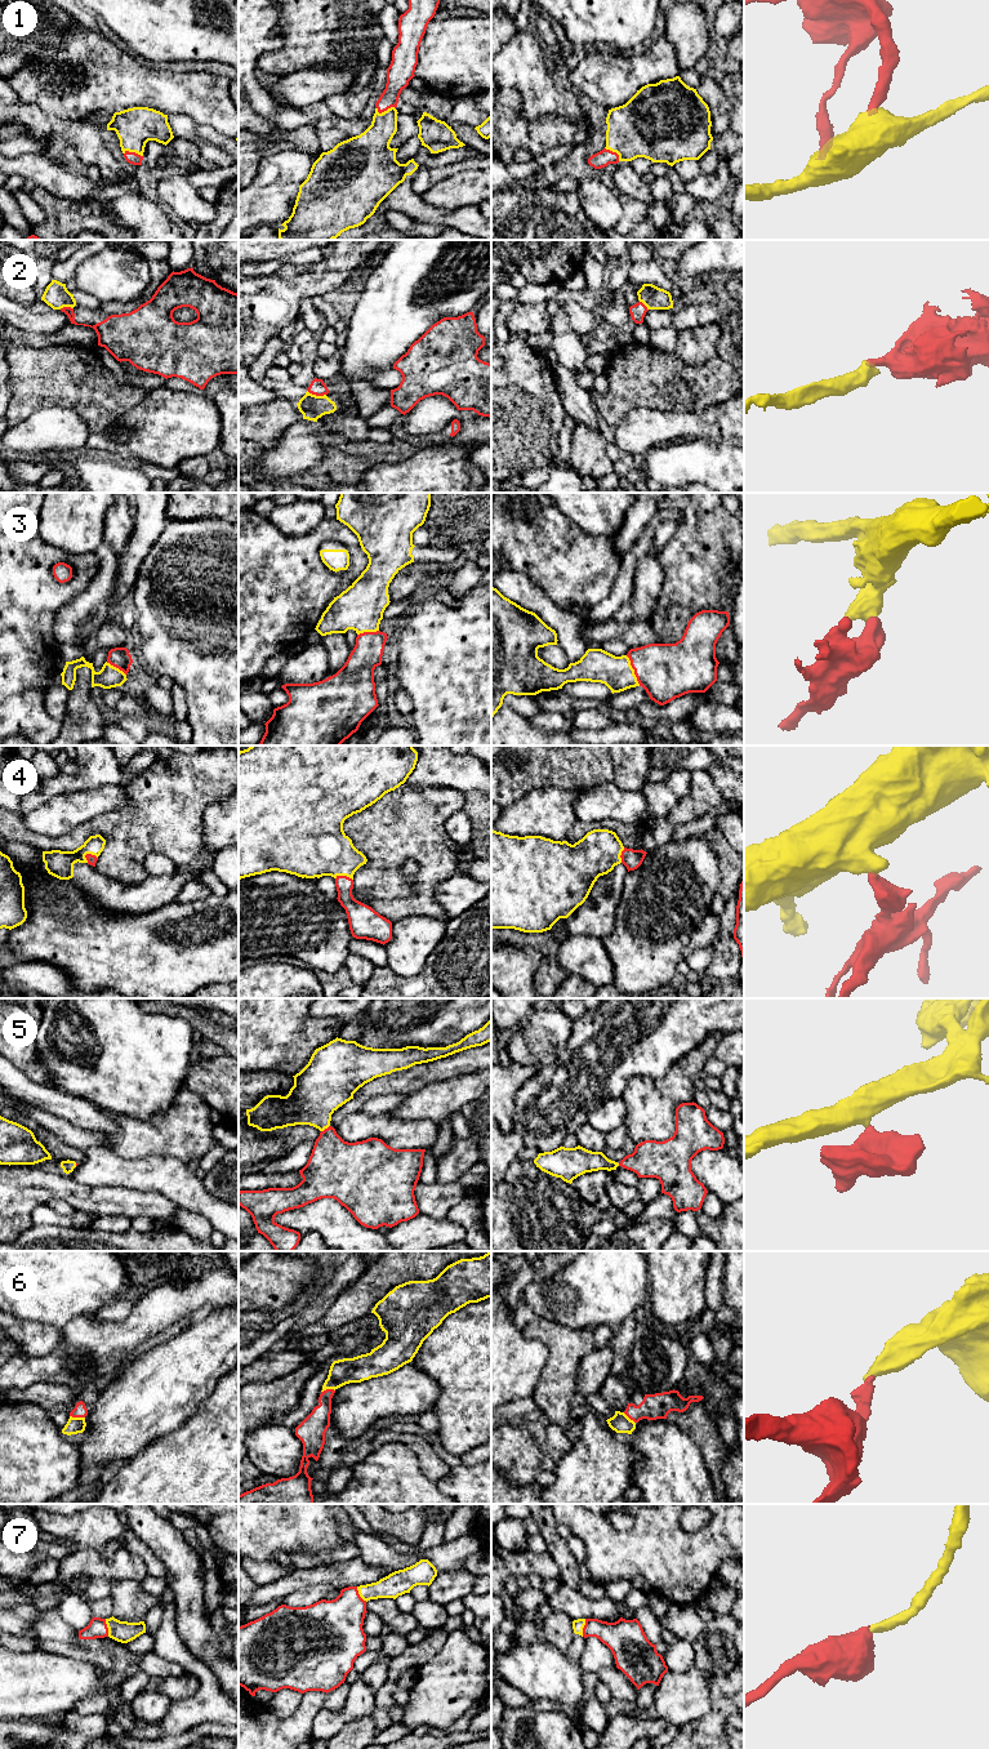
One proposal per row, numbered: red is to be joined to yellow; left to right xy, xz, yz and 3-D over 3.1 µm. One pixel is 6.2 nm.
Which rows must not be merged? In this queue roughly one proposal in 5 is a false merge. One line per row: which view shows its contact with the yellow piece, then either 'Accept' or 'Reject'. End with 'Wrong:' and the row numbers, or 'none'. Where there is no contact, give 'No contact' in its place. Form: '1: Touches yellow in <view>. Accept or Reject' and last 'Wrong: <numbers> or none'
1: Touches yellow in xz. Accept
2: Touches yellow in xz. Accept
3: Touches yellow in yz. Accept
4: Touches yellow in xy. Accept
5: Touches yellow in xz. Accept
6: Touches yellow in xy. Accept
7: Touches yellow in xy. Accept
Wrong: none

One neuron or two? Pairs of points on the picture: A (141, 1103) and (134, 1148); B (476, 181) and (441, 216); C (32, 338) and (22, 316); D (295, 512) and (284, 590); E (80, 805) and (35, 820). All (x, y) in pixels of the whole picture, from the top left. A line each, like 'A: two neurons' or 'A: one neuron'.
A: two neurons
B: two neurons
C: two neurons
D: two neurons
E: one neuron

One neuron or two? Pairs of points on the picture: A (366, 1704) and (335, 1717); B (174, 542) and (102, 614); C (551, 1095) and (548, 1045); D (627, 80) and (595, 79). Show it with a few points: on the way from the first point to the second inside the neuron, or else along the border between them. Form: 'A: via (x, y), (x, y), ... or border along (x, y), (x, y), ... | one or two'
A: via (359, 1704), (343, 1716) | one
B: border along (147, 552), (132, 588) | two
C: border along (567, 1038), (557, 1058), (538, 1068) | two
D: via (619, 79), (602, 79) | one

